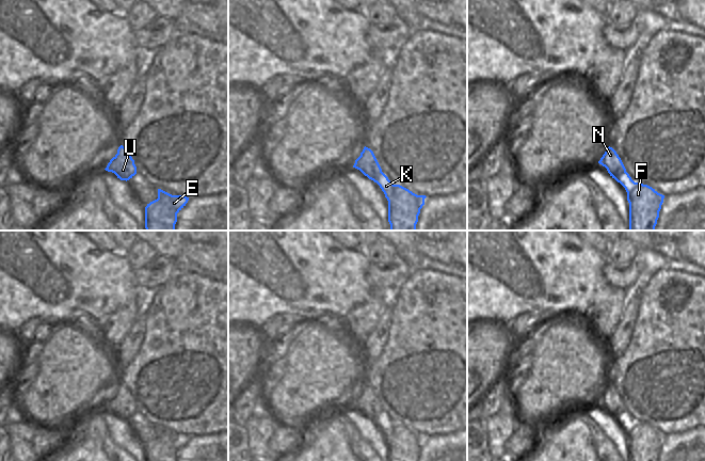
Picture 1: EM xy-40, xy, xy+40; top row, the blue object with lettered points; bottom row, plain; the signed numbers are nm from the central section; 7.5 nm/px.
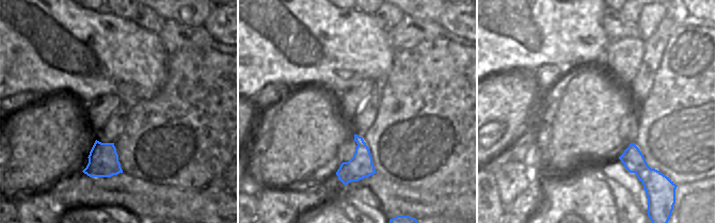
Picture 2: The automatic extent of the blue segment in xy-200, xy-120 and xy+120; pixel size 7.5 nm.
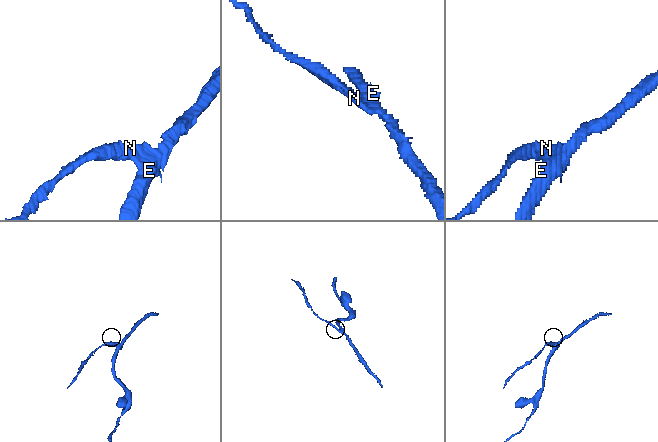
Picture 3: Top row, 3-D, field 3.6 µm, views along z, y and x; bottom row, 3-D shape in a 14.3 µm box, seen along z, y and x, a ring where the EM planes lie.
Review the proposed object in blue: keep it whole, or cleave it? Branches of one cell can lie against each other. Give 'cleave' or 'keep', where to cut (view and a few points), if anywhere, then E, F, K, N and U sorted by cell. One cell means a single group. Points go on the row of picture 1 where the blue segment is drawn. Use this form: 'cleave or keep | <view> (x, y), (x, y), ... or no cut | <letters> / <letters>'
cleave | xy (382, 172), (371, 179) | E F K / N U

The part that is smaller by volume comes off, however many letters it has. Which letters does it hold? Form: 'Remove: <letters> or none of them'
Remove: N, U

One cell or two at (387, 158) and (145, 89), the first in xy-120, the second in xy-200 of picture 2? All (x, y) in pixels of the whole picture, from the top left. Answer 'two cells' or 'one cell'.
two cells

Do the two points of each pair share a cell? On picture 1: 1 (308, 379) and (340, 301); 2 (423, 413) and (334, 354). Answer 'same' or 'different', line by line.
1: different
2: different

